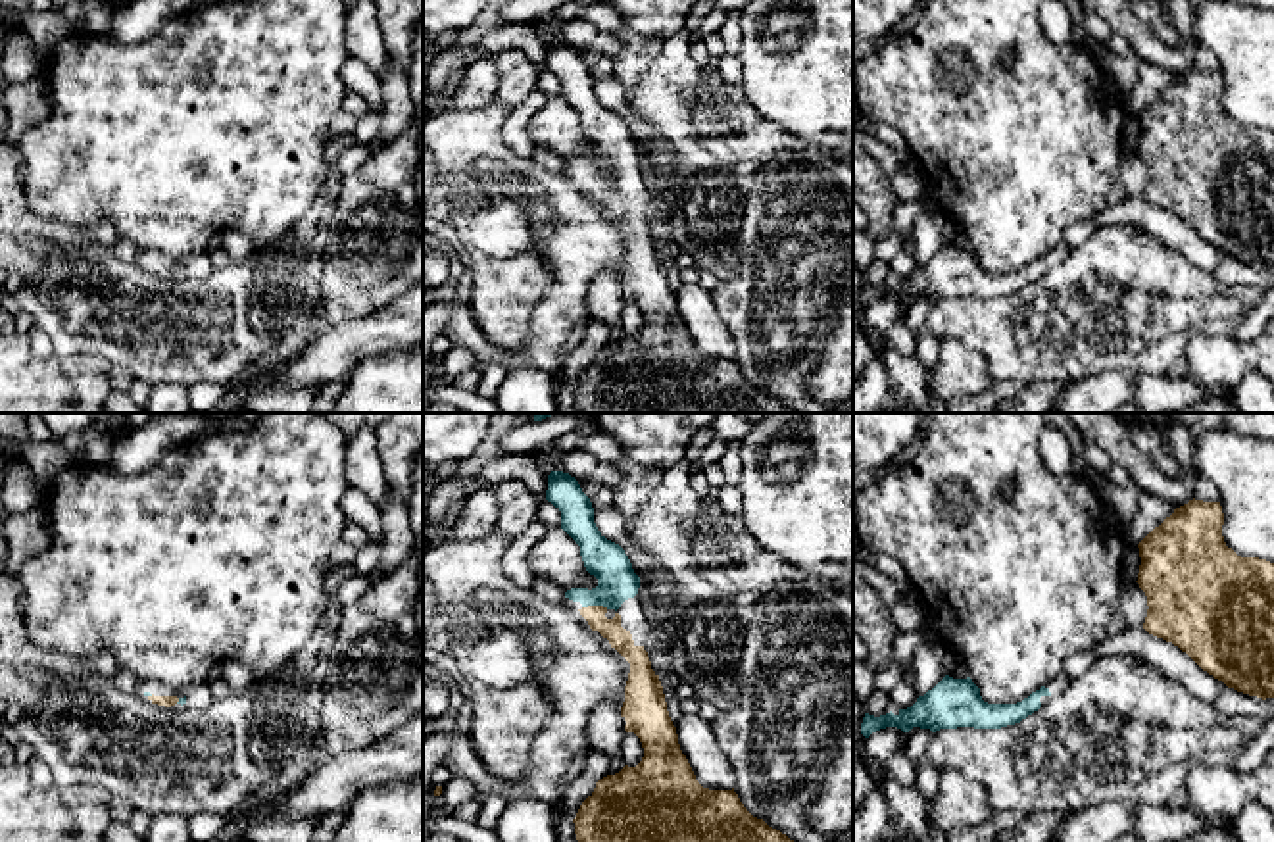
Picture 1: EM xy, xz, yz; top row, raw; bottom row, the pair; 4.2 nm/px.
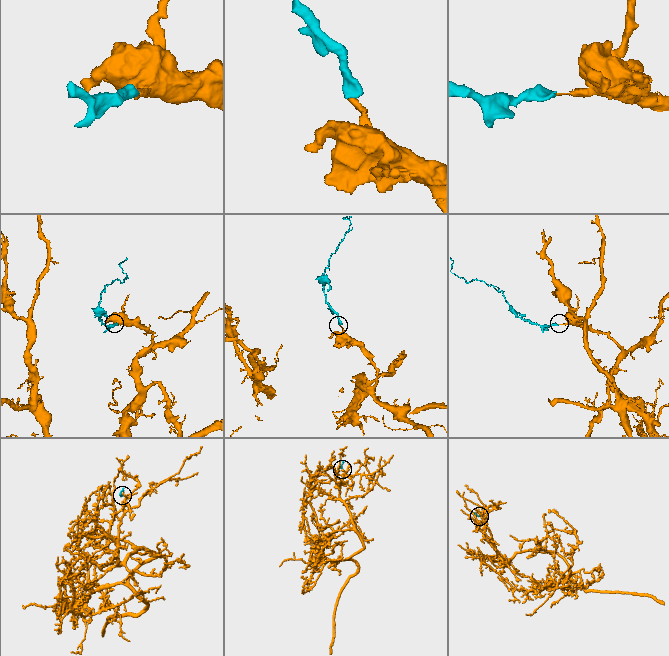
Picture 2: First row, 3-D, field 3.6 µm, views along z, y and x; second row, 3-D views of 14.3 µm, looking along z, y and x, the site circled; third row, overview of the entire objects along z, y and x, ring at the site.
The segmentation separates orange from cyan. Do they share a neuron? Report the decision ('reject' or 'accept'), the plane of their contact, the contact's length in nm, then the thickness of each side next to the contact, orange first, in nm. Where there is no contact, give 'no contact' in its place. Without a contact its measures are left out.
accept; contact in xz; length 110 nm; calibres 90 and 160 nm

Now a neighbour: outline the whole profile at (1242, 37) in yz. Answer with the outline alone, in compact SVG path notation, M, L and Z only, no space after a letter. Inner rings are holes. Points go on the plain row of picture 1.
M1209 0L1191 21L1197 44L1220 62L1226 115L1274 133L1274 10Z

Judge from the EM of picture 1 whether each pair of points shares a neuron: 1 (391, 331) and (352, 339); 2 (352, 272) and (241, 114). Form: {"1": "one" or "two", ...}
{"1": "one", "2": "two"}

